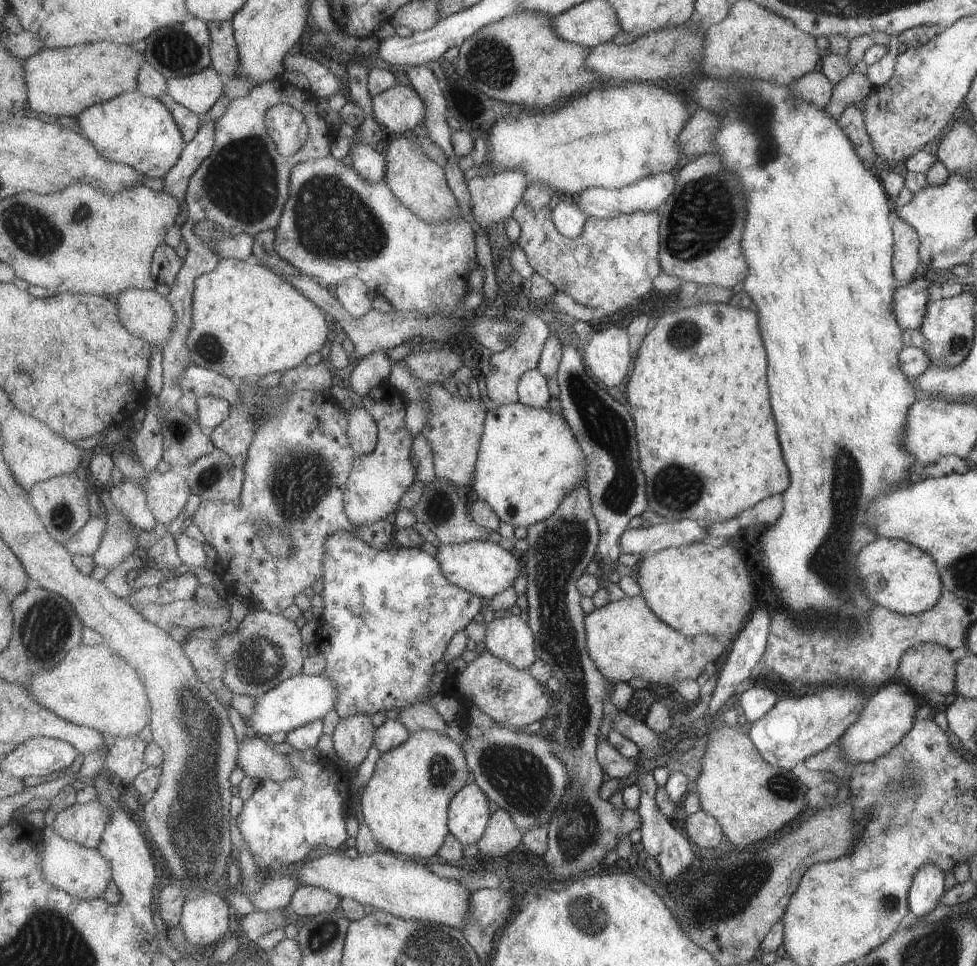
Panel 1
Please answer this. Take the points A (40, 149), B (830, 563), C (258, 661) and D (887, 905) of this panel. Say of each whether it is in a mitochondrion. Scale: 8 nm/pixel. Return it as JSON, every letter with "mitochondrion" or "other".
{"A":"other","B":"mitochondrion","C":"mitochondrion","D":"mitochondrion"}

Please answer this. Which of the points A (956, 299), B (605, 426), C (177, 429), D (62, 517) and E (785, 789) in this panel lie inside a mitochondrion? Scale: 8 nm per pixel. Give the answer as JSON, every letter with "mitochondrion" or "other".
{"A":"other","B":"mitochondrion","C":"mitochondrion","D":"mitochondrion","E":"mitochondrion"}

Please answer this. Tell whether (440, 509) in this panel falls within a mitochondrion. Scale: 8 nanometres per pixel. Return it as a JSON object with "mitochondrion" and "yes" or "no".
{"mitochondrion":"yes"}

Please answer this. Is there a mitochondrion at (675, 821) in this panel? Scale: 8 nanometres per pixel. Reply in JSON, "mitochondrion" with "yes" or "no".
{"mitochondrion":"no"}

